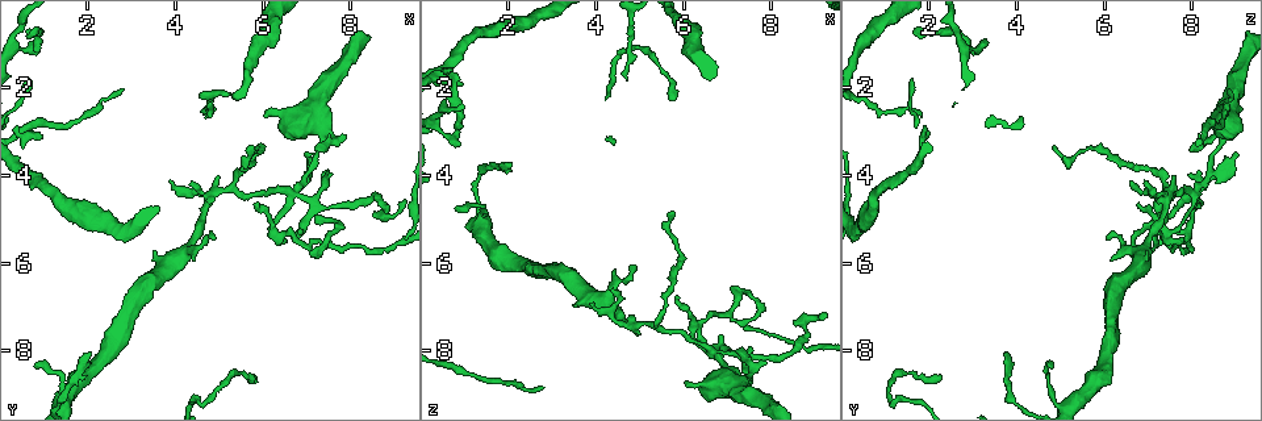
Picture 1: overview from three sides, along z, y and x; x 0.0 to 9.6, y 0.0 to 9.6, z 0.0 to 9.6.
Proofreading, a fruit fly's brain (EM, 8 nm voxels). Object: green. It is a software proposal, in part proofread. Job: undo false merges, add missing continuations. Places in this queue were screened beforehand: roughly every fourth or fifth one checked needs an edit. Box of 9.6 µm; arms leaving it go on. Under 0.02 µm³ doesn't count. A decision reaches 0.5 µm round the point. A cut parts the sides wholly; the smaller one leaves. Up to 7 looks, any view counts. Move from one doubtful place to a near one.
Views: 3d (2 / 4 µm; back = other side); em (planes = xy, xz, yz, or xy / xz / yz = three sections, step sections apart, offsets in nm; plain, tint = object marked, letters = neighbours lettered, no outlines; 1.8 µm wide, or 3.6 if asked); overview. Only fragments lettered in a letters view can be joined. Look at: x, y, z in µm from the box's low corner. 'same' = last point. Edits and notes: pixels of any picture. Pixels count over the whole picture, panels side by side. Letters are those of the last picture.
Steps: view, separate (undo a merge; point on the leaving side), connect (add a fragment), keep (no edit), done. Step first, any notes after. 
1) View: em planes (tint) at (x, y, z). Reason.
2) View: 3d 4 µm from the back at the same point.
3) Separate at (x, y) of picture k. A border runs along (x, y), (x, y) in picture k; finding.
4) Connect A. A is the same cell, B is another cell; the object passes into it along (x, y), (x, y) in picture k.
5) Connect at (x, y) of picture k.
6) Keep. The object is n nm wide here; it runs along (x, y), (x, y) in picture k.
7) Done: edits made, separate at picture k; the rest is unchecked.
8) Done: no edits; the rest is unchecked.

View: 3d 4 µm at (6.60, 3.00, 9.15). Branch stops here.

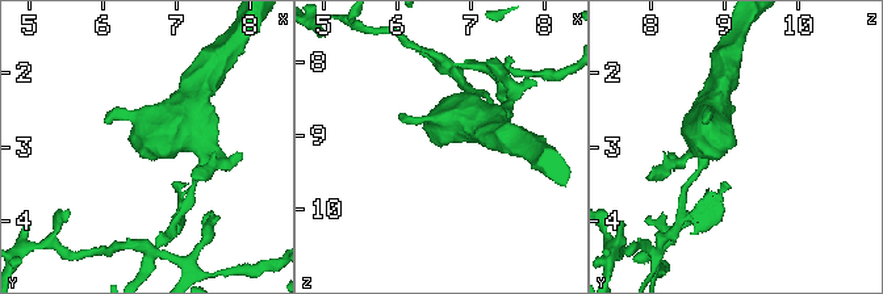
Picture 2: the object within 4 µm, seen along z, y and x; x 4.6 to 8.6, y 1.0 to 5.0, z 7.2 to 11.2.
View: em 3.6 µm planes (plain) at (6.55, 3.00, 9.10).

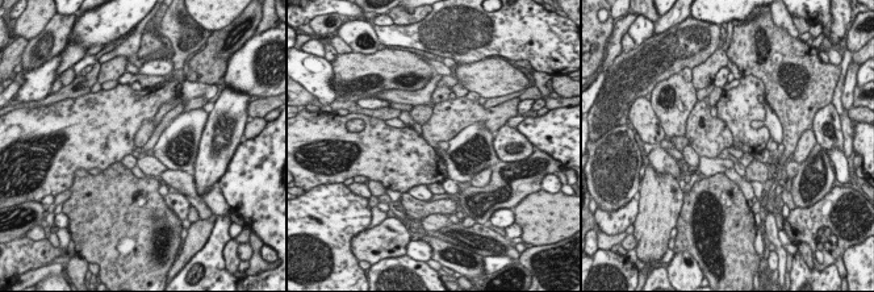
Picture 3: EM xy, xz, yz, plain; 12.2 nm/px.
View: em 3.6 µm planes (letters) at the same point.

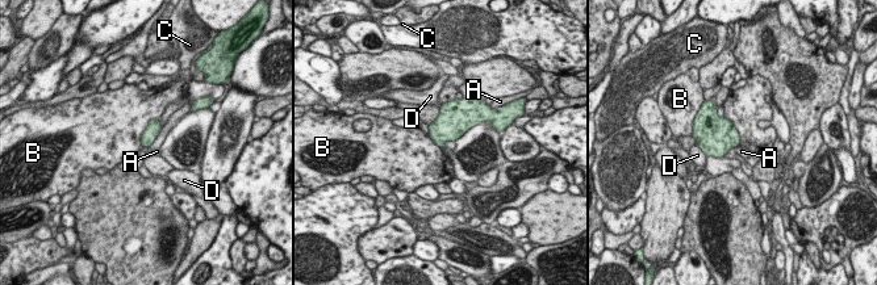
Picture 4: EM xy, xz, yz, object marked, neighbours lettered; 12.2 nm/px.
Keep. The longest contact is with B, 420 nm; A, B, C and D are other cells; no lettered fragment goes on from it.

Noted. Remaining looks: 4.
View: 3d 4 µm at (6.65, 4.45, 8.10). Sharp bend.

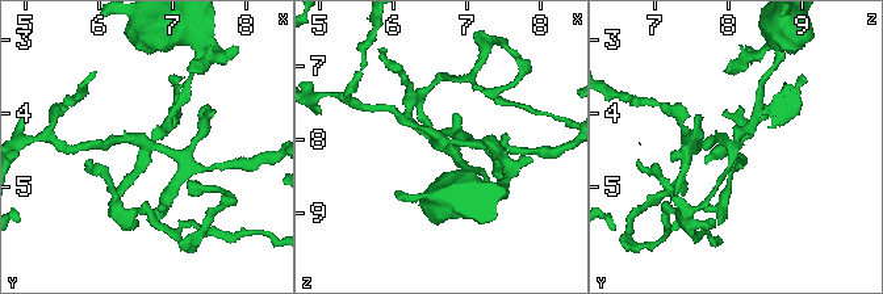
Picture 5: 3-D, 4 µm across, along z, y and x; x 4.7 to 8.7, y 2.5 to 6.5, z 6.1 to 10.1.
View: em xy step 8 (tint) at (6.70, 4.40, 8.10). Need the tissue.

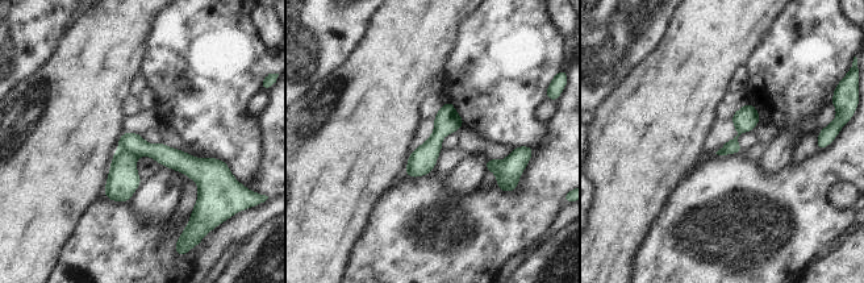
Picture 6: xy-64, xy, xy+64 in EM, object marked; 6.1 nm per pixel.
View: em xy step 8 (letters) at the same point. See the neighbours.

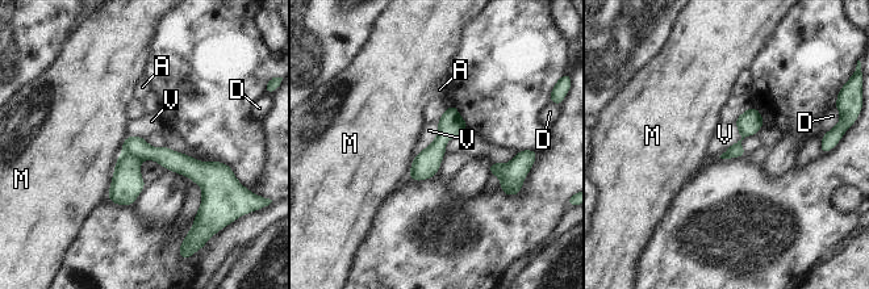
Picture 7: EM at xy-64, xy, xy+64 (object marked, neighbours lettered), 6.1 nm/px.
Separate at (126, 184) of picture 7. The longest contact is with M, 400 nm; A, D, M and V are other cells; a border runs along (122, 151), (133, 154), (140, 160) in picture 7; a second cell is stuck on.

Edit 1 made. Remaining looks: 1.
View: em planes (letters) at (4.75, 2.70, 1.85). Thin end.

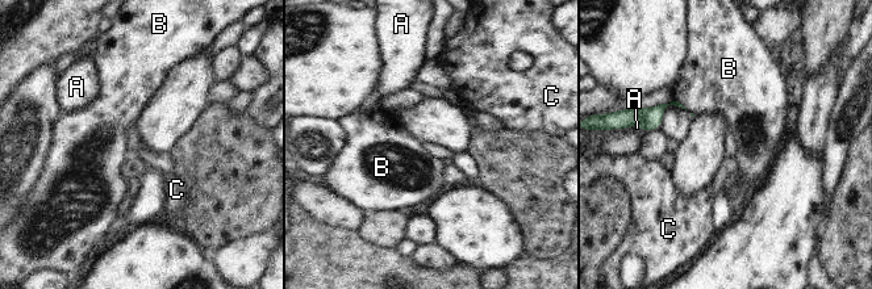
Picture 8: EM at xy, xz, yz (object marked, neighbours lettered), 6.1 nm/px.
Keep. The longest contact is with B, 110 nm; A, B and C are other cells; a border runs along (675, 100), (688, 109) in picture 8; none of them fits.

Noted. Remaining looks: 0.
Done: edits made, separate at picture 7; the rest is unchecked.

